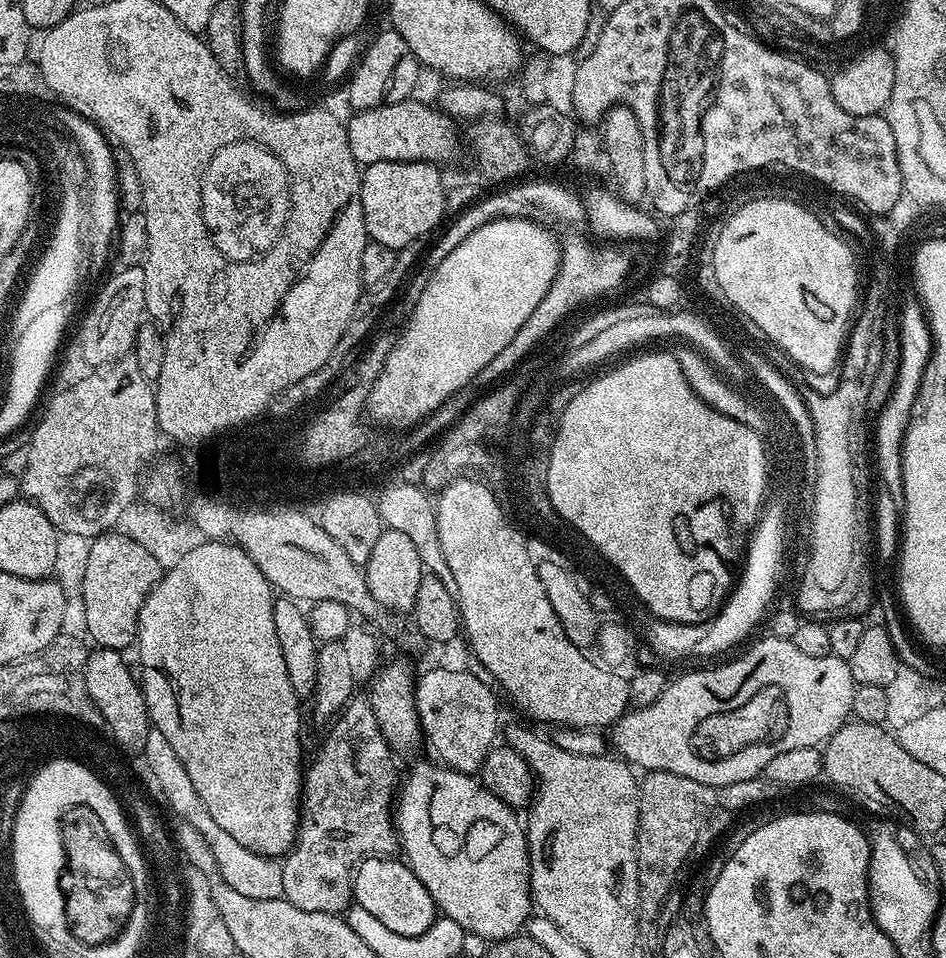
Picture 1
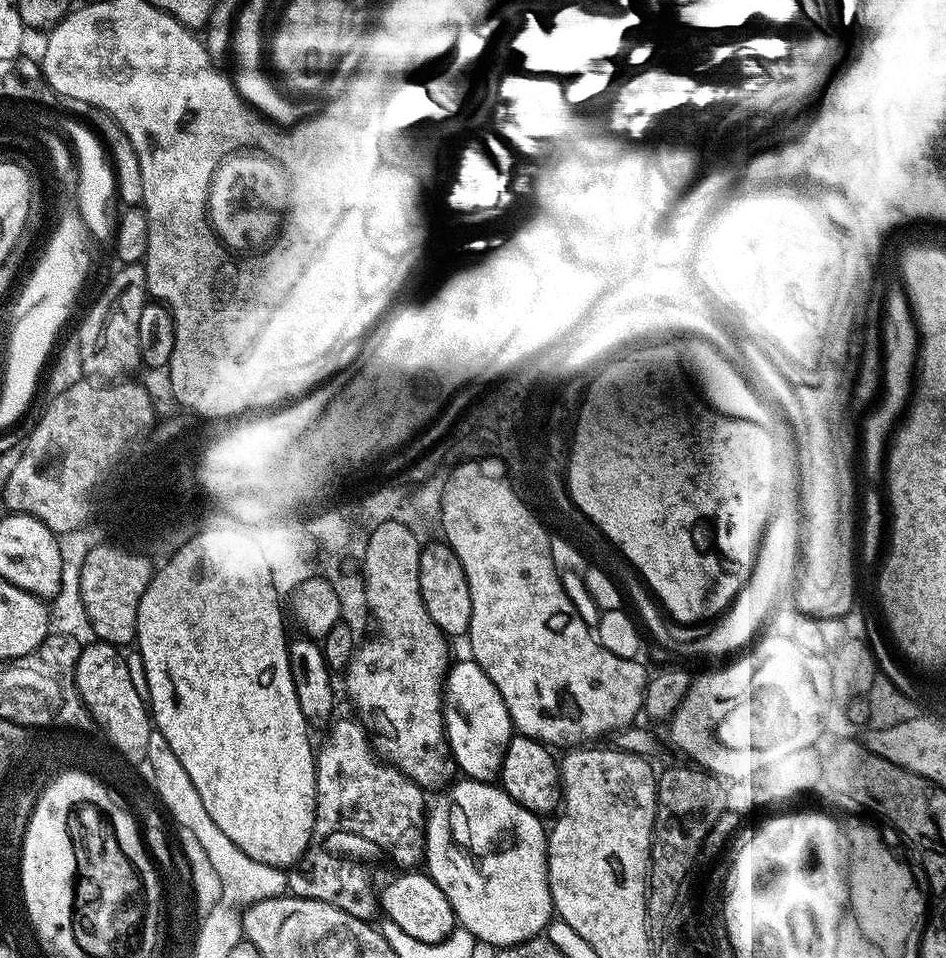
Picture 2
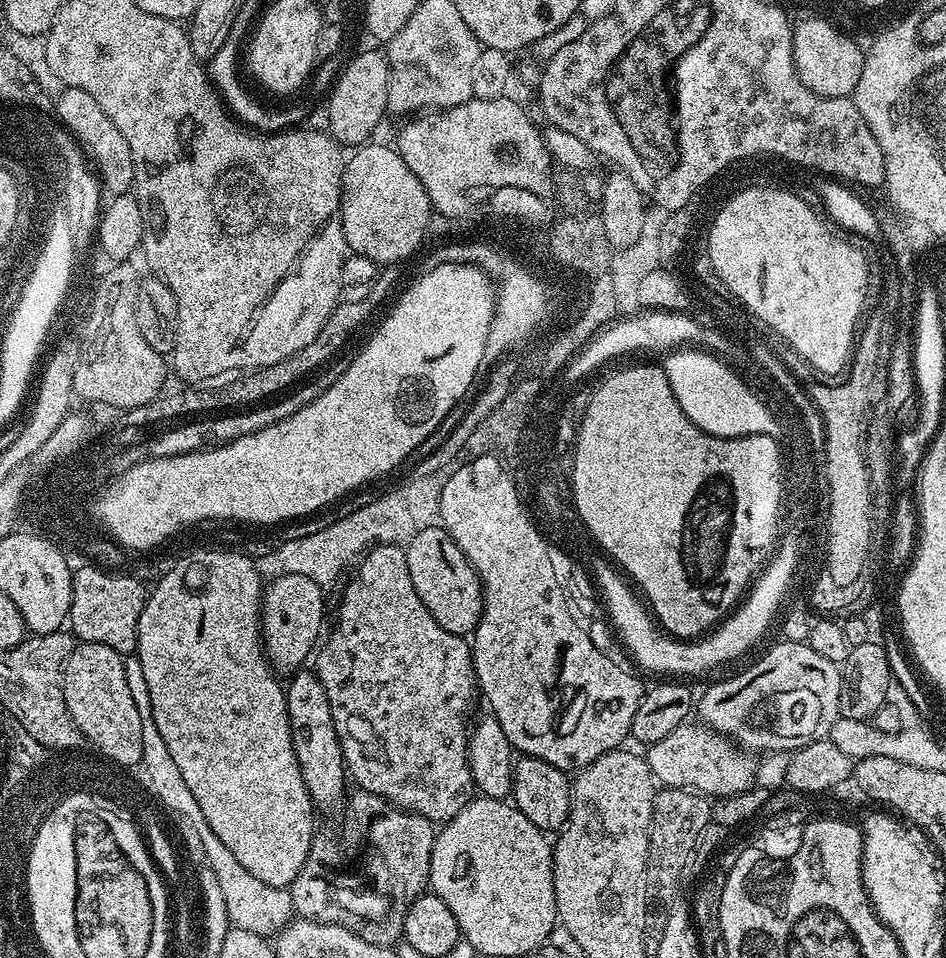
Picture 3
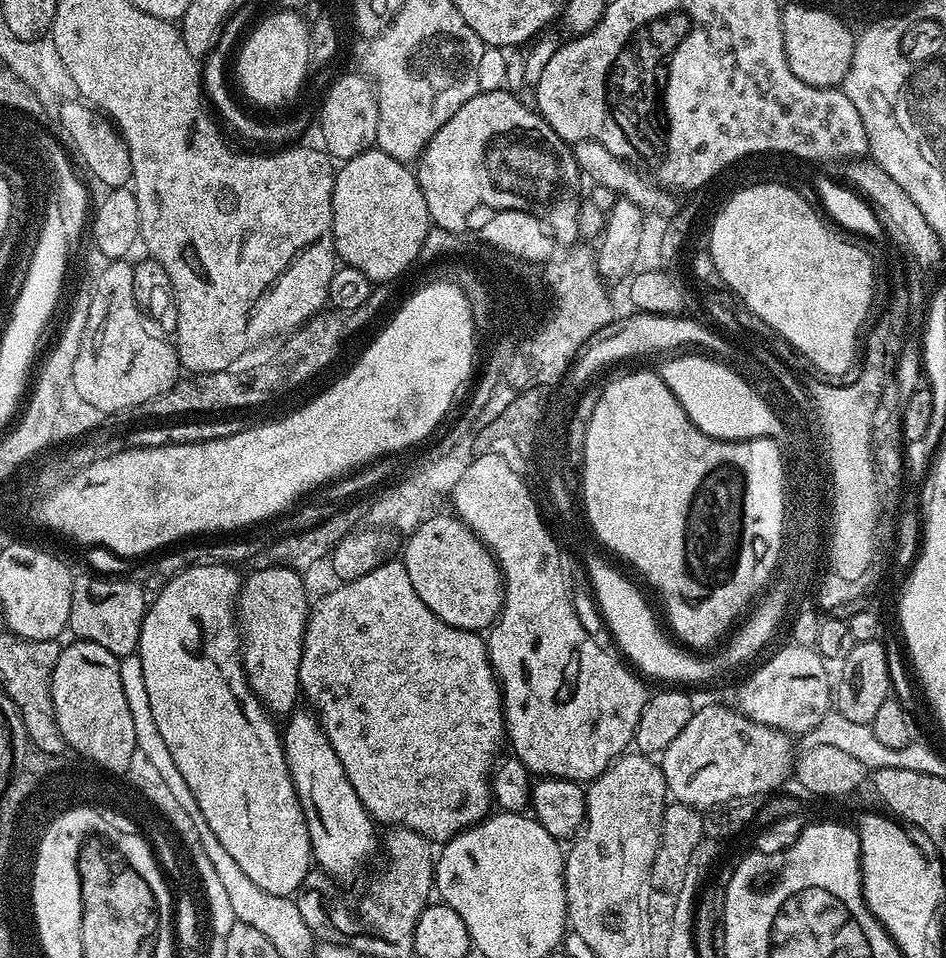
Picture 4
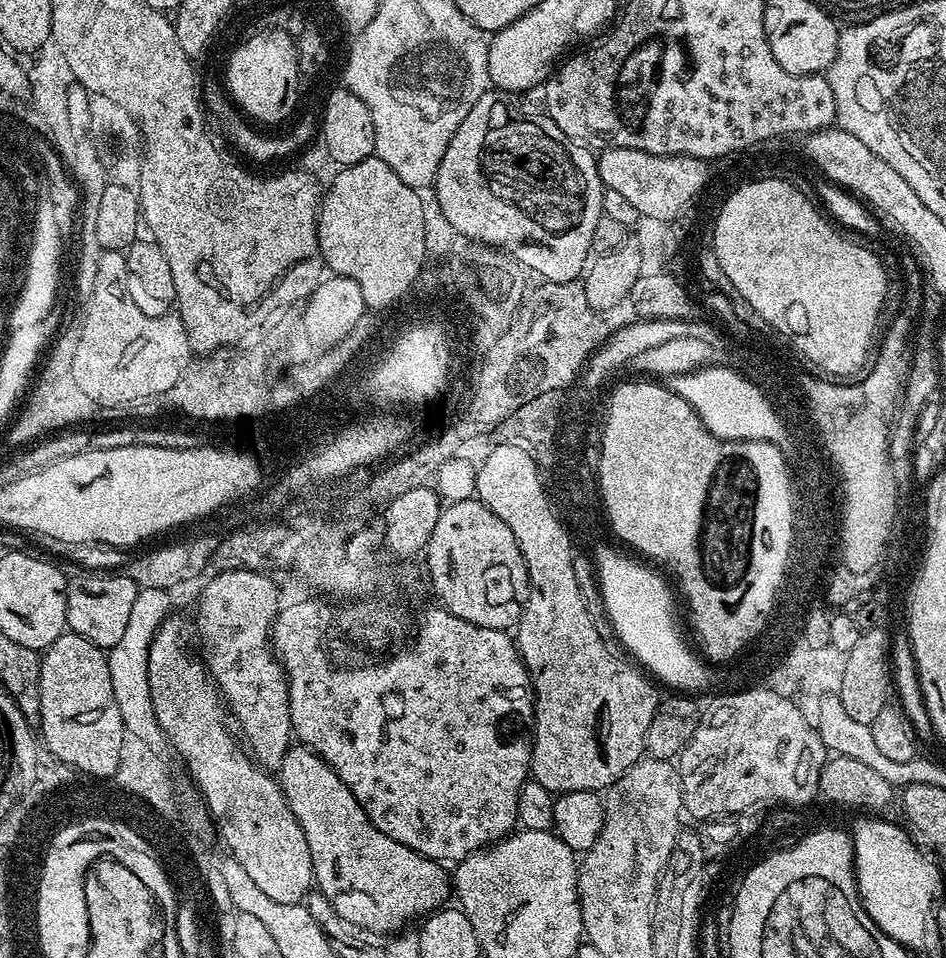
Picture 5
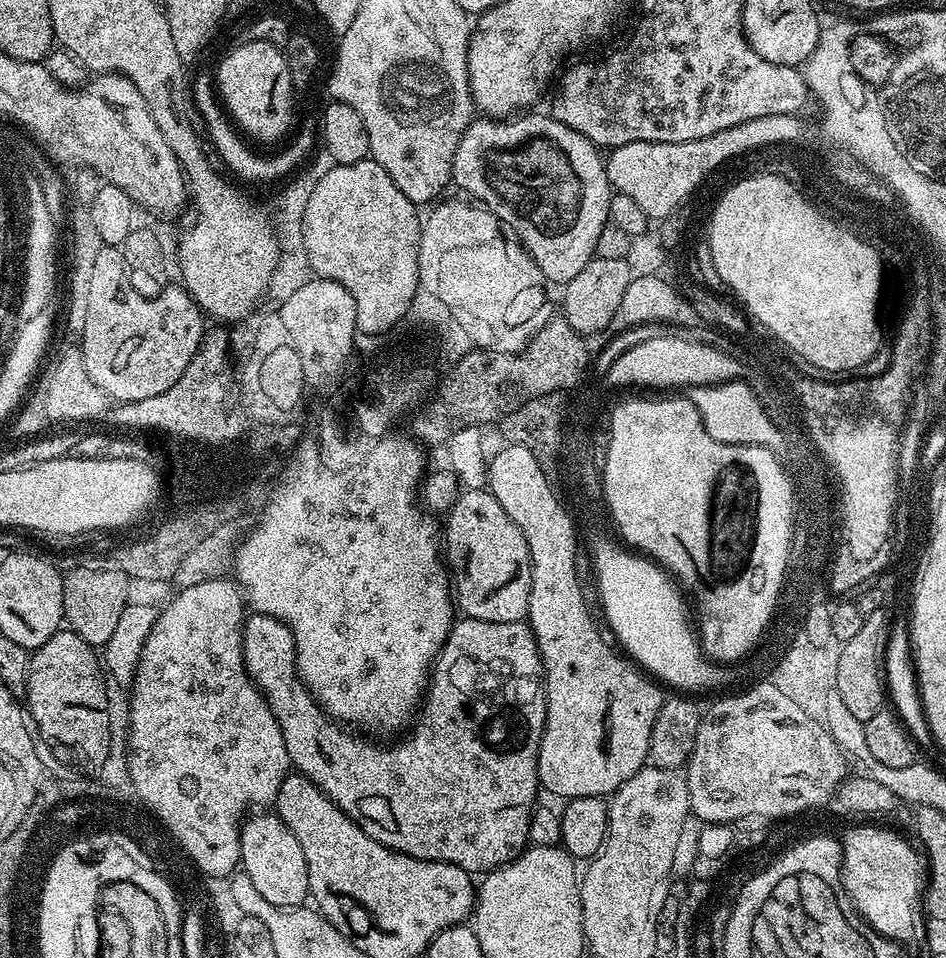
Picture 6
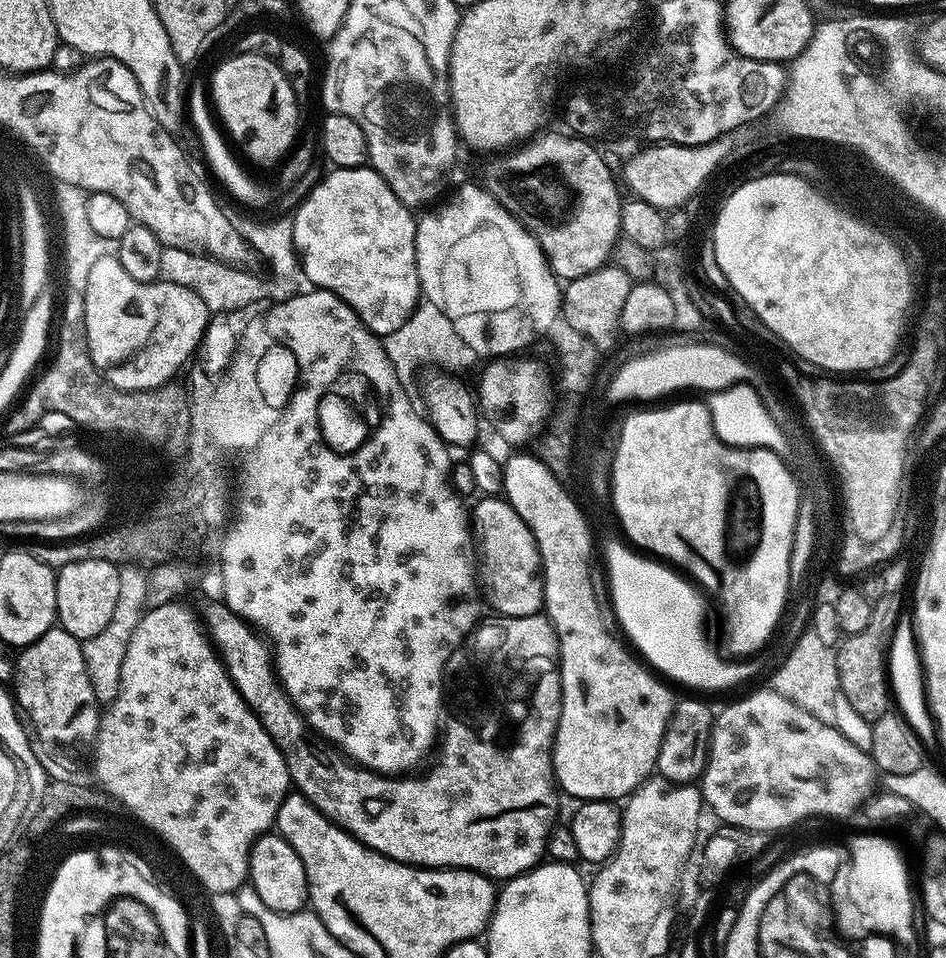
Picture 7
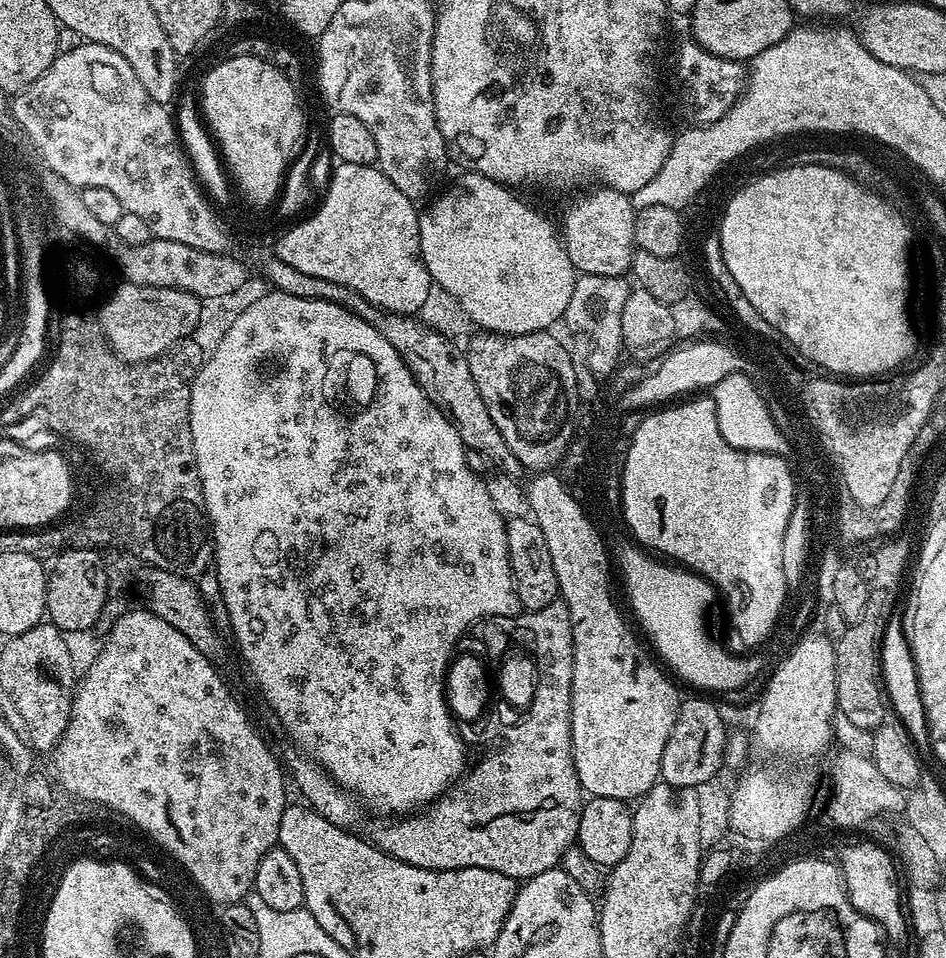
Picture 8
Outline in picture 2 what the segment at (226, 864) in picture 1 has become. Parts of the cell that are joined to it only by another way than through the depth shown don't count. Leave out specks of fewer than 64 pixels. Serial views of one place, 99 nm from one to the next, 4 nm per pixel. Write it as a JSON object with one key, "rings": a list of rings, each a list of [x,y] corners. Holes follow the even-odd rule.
{"rings":[[[158,731],[152,732],[149,752],[161,796],[168,801],[168,806],[173,808],[176,816],[190,824],[191,830],[198,840],[198,846],[202,846],[209,859],[209,864],[214,866],[215,872],[220,874],[221,890],[225,890],[231,900],[243,906],[245,910],[263,900],[277,899],[285,895],[289,891],[289,873],[281,868],[254,862],[248,854],[242,854],[242,850],[238,850],[238,846],[234,846],[234,842],[230,842],[230,838],[226,838],[226,834],[222,834],[222,830],[218,830],[218,826],[214,826],[214,818],[210,818],[210,814],[206,814],[206,806],[202,806],[202,798],[198,798],[198,790],[194,790],[194,782],[190,782],[190,774],[186,774],[182,762],[178,762],[178,754],[174,754],[174,750],[170,750],[166,738],[162,738],[162,734]]]}

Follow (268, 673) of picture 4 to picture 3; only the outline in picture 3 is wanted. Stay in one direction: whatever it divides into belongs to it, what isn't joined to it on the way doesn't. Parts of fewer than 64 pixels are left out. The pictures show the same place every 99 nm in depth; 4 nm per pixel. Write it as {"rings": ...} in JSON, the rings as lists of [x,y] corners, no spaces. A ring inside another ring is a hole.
{"rings":[[[290,573],[271,577],[263,589],[260,626],[264,650],[269,664],[281,677],[291,677],[303,665],[300,663],[308,655],[310,655],[309,657],[313,655],[314,649],[321,639],[320,627],[324,624],[323,590],[325,589],[310,577]]]}

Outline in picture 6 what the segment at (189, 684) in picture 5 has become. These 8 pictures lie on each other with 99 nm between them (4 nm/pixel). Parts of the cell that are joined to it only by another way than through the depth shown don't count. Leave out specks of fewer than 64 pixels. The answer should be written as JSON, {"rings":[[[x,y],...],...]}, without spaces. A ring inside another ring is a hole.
{"rings":[[[252,814],[243,821],[240,830],[242,871],[250,878],[250,882],[254,882],[254,890],[258,890],[266,902],[279,908],[299,908],[310,896],[302,846],[298,846],[298,838],[294,838],[294,834],[281,822],[279,816],[264,815],[268,814]]]}

